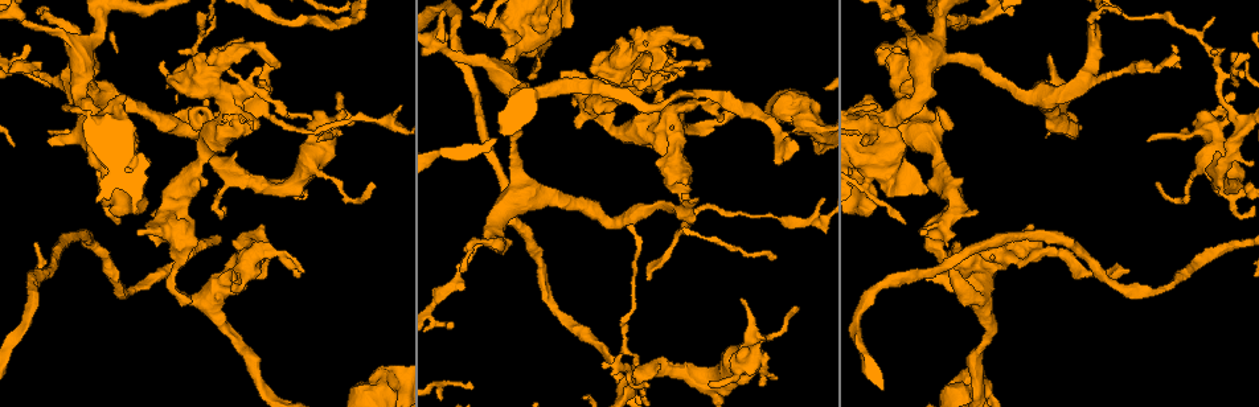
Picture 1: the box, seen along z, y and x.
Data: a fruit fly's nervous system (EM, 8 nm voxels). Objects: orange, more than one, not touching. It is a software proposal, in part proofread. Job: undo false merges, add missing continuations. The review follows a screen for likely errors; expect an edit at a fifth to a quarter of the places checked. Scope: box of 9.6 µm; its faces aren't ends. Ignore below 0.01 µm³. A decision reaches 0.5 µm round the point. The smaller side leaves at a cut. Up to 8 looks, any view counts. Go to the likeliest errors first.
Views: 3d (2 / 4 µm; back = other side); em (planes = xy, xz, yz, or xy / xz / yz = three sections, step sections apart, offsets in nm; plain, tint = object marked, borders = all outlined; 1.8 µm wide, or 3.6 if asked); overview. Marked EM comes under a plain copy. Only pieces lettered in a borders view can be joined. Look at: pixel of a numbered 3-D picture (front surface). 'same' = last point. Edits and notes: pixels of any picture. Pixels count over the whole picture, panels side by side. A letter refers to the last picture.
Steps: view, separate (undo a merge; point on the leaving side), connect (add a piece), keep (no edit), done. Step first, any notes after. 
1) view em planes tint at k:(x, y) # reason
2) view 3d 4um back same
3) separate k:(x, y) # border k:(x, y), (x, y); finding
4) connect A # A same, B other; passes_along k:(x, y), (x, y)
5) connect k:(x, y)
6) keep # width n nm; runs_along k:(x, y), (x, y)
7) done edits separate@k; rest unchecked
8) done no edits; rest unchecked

view em planes borders at 1:(650, 31)

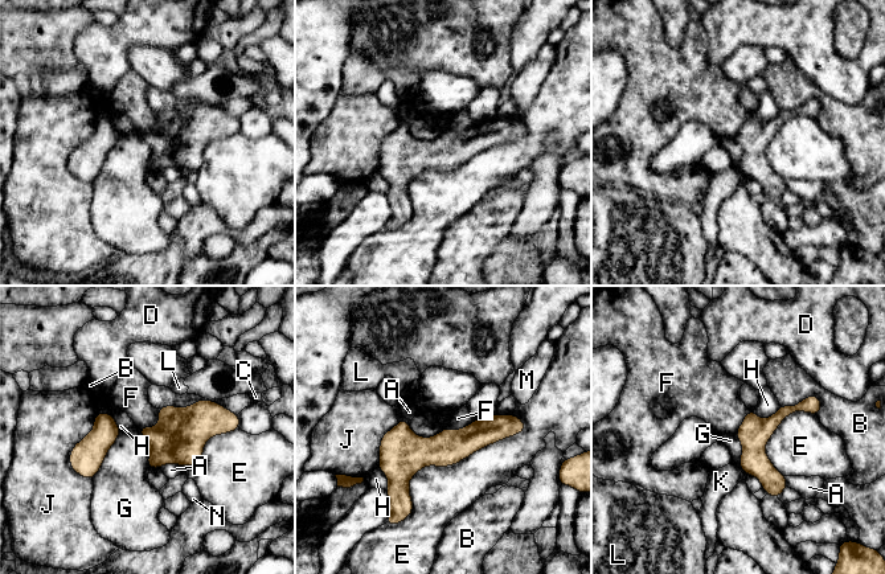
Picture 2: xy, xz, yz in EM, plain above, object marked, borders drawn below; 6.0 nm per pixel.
keep # A other, B other, C other, D other, E other, F other, G other, H other, J other, K other, L other, M other, N other; border 2:(121, 429), (99, 470), (91, 478); one neuron here

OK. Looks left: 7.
view 3d 4um at 1:(811, 117) # abrupt turn

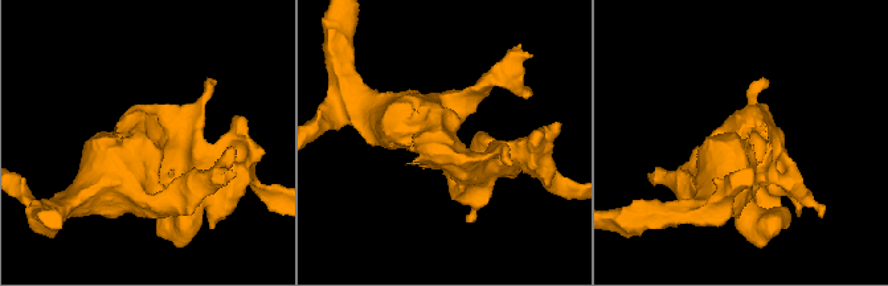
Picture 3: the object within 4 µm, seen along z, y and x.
view em 3.6um planes borders at 3:(149, 143) # shape alone is not enough

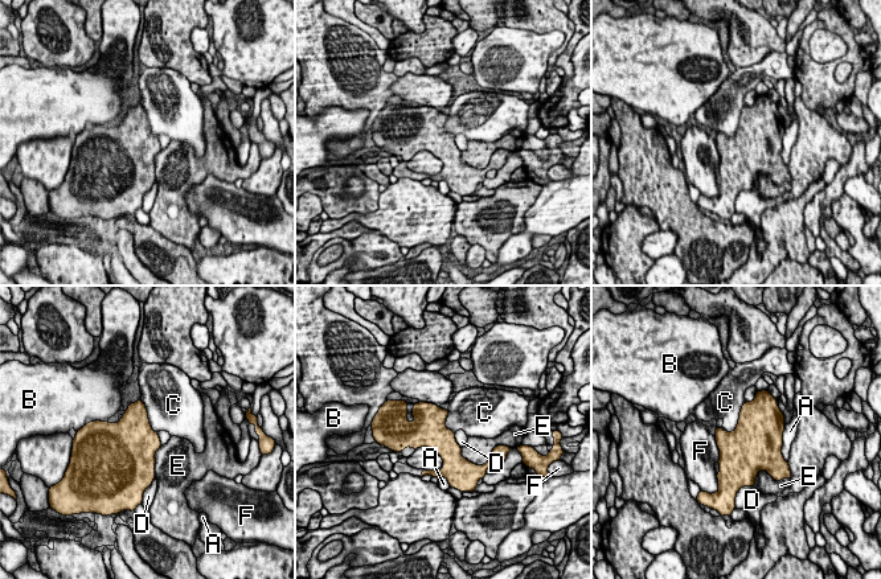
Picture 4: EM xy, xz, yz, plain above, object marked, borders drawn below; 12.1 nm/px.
keep # A other, B other, C other, D other, E other, F other; border 4:(745, 401), (737, 426), (728, 432); all the same neuron

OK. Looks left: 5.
view 3d 4um at 1:(711, 394) # abrupt turn

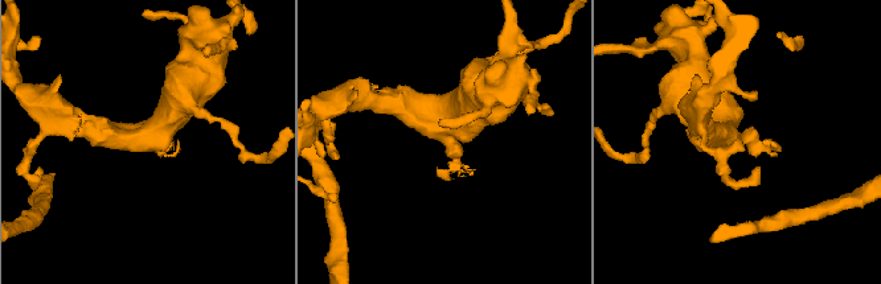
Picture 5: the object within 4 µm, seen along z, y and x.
view em yz step 8 borders at 5:(448, 139)

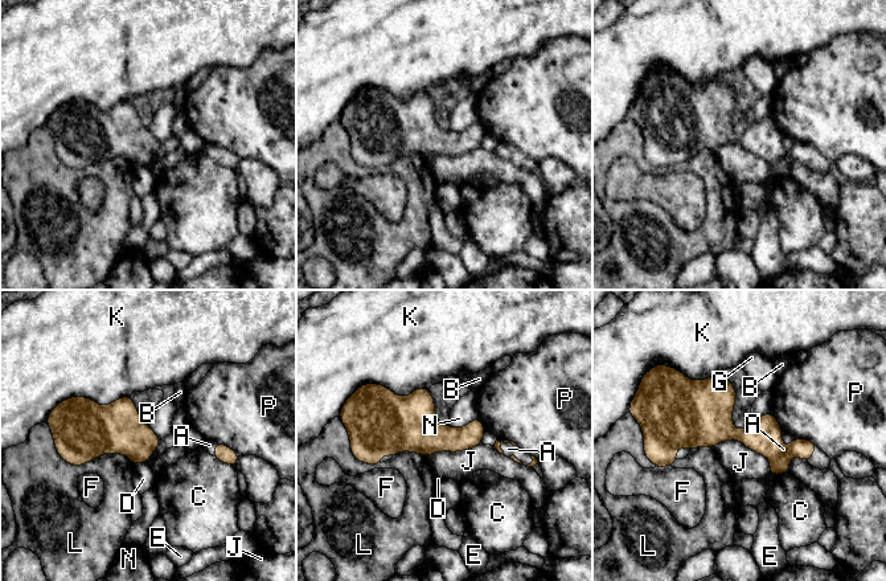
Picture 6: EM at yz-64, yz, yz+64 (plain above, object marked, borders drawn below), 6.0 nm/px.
view em planes borders same

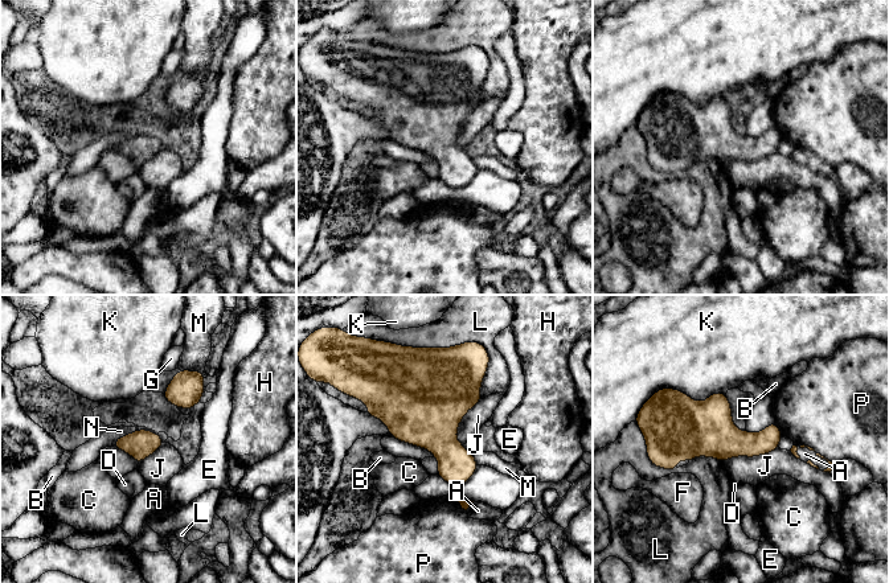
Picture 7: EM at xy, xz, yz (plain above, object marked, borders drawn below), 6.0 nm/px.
keep # A other, B other, C other, D other, E other, F other, G other, H other, J other, K other, L other, M other, N other, P other; border 7:(778, 447), (721, 462); one neuron here

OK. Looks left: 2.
done no edits; rest unchecked

